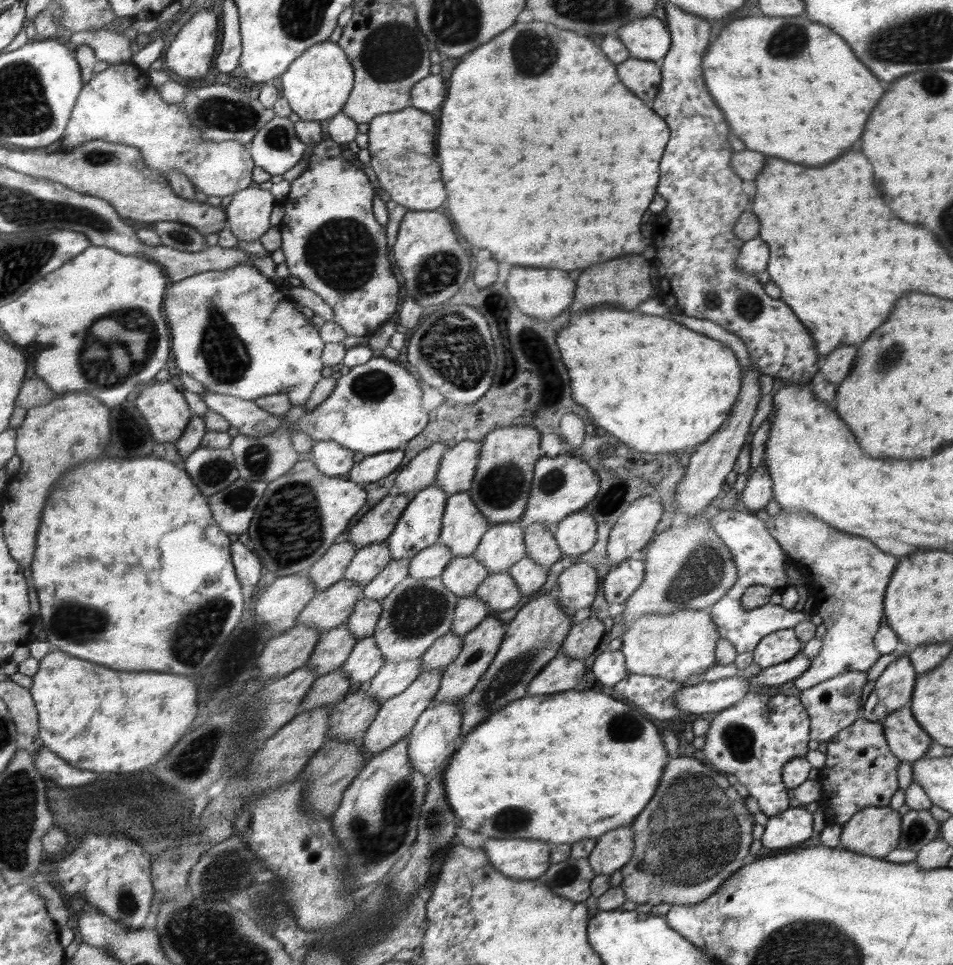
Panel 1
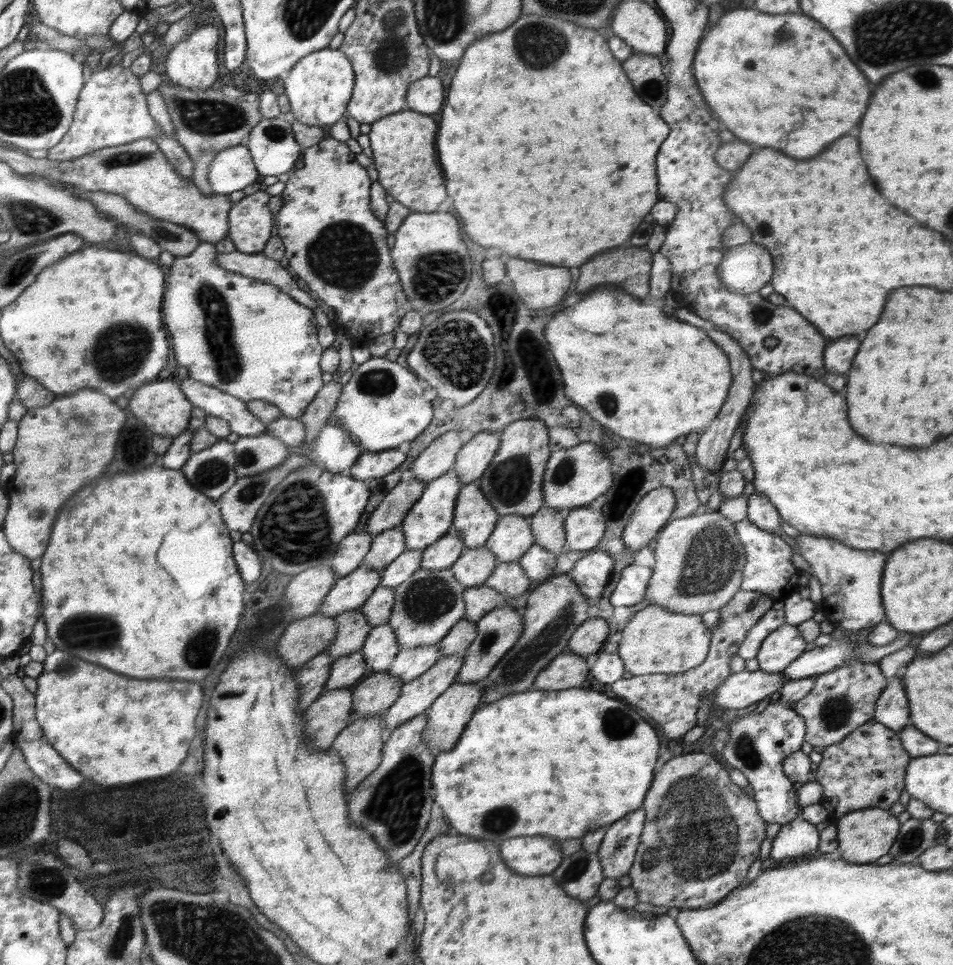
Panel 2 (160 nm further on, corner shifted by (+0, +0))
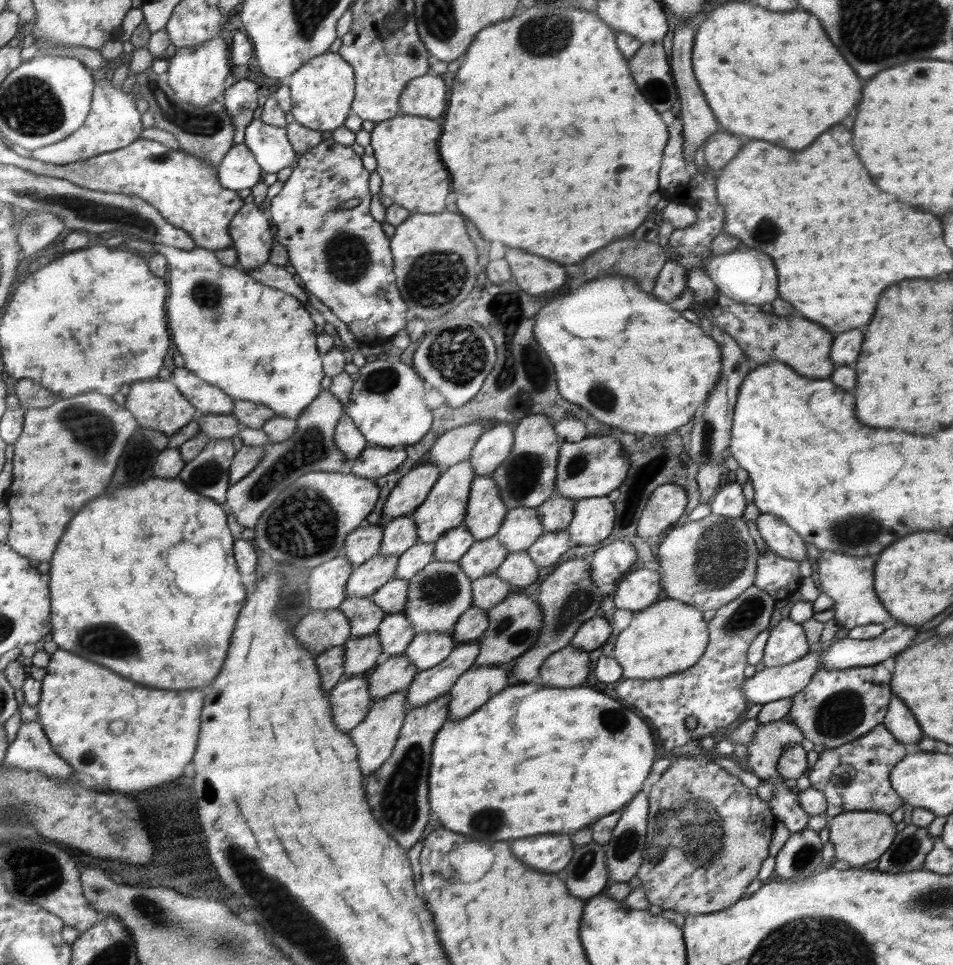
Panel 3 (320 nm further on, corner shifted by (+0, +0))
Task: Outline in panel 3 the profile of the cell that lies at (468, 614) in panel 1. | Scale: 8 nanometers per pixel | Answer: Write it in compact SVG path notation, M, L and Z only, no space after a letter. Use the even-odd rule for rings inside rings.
M496 572L481 579L474 579L472 585L473 606L485 611L502 602L513 591L511 584L500 579Z

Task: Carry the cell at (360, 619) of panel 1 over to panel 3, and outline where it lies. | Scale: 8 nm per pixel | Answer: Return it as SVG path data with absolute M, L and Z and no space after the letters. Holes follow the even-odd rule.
M393 577L384 587L380 587L370 600L386 614L396 614L404 612L408 597L409 579Z

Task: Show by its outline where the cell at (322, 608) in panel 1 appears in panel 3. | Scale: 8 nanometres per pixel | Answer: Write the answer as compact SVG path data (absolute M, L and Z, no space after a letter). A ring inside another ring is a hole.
M376 554L368 562L353 569L353 574L346 583L348 598L368 598L392 579L397 572L399 556Z

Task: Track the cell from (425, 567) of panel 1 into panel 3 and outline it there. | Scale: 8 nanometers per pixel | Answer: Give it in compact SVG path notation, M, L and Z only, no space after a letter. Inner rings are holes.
M464 526L453 528L446 535L442 535L436 541L436 549L433 554L434 561L456 562L468 552L475 538Z

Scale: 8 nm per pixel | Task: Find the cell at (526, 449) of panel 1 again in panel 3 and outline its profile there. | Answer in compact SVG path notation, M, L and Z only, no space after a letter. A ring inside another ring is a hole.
M525 415L515 423L514 436L513 451L491 477L497 481L508 510L518 507L537 509L556 494L557 464L561 451L556 425L546 415Z

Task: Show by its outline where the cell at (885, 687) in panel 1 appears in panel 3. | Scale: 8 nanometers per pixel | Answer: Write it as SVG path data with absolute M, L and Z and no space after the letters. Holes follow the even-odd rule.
M896 696L891 697L883 725L902 744L918 744L922 738L922 732L914 714Z

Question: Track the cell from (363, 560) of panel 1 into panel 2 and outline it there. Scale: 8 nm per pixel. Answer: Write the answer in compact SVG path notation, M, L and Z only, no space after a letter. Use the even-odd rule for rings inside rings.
M400 526L381 532L373 537L369 554L365 556L362 565L382 572L396 557L407 550L403 530Z

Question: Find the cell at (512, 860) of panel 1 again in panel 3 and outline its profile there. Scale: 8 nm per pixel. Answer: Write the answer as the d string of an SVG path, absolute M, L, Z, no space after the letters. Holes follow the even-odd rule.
M550 834L550 836L534 836L512 842L514 856L528 866L538 866L534 870L560 872L566 868L574 854L574 846L570 836L566 834Z

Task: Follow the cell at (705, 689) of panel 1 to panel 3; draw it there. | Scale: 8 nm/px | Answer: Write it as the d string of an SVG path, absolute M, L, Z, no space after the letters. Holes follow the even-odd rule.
M823 650L808 651L790 664L765 667L752 678L745 678L742 685L744 696L750 705L762 704L793 697L812 680L821 668Z

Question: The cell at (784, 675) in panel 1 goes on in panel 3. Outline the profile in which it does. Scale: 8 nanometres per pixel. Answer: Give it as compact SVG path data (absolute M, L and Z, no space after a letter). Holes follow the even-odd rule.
M891 622L886 630L876 638L860 640L847 637L840 639L823 650L819 670L878 664L906 650L910 642L914 640L916 632L918 632L916 628Z

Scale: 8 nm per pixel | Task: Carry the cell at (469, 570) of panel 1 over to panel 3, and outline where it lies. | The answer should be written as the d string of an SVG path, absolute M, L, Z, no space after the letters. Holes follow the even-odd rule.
M494 535L490 539L474 541L468 552L459 560L466 576L471 580L492 575L508 556L509 549Z

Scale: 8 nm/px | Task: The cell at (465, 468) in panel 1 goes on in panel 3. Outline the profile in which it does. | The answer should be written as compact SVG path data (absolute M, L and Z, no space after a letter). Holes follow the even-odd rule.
M499 423L478 438L468 457L477 477L491 476L505 463L513 451L514 429L511 423Z

